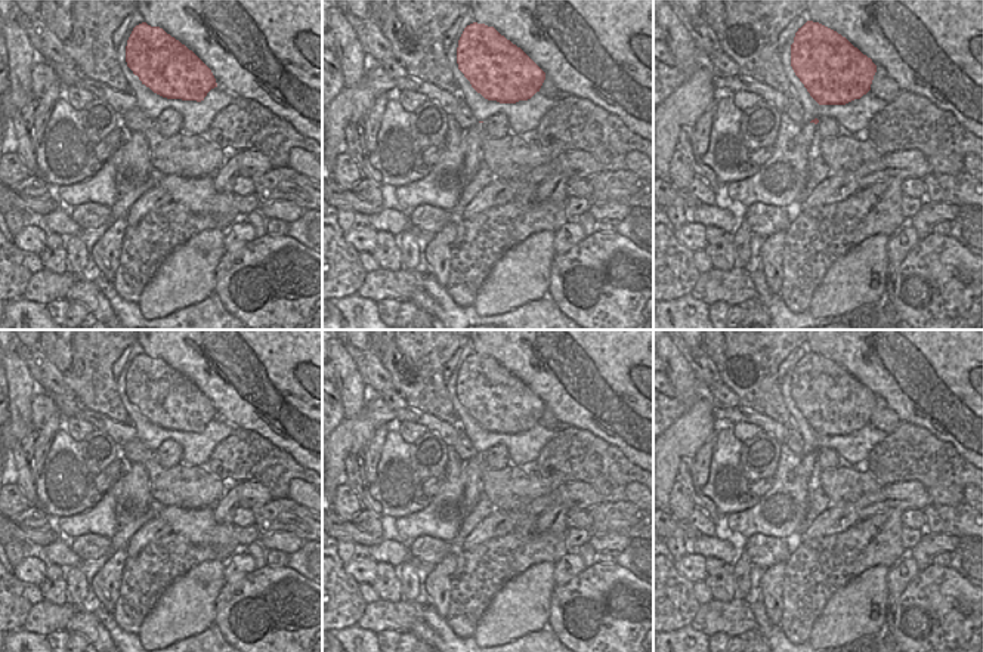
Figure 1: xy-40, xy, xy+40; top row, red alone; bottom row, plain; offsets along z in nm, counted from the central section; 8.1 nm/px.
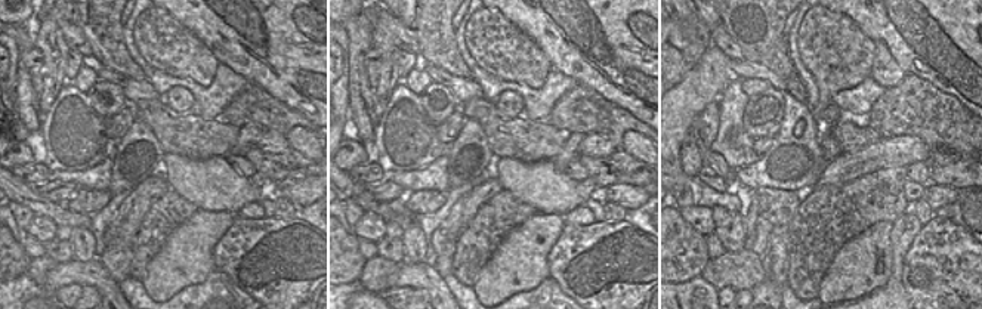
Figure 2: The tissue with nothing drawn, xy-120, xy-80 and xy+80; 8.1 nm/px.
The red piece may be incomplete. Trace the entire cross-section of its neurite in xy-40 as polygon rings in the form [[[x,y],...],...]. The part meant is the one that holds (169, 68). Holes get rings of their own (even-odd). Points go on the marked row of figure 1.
[[[146,22],[133,28],[126,62],[142,84],[167,99],[201,102],[217,87],[211,69],[192,50]]]

